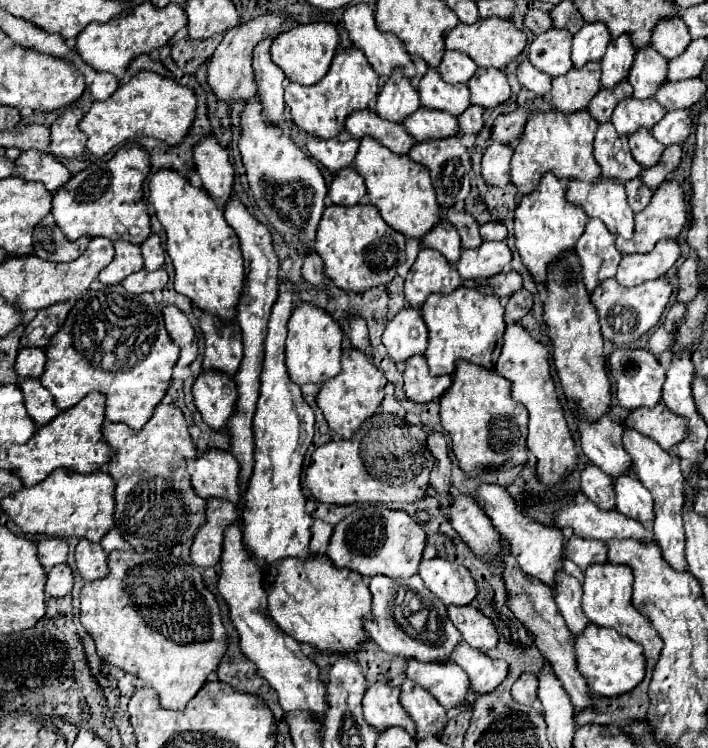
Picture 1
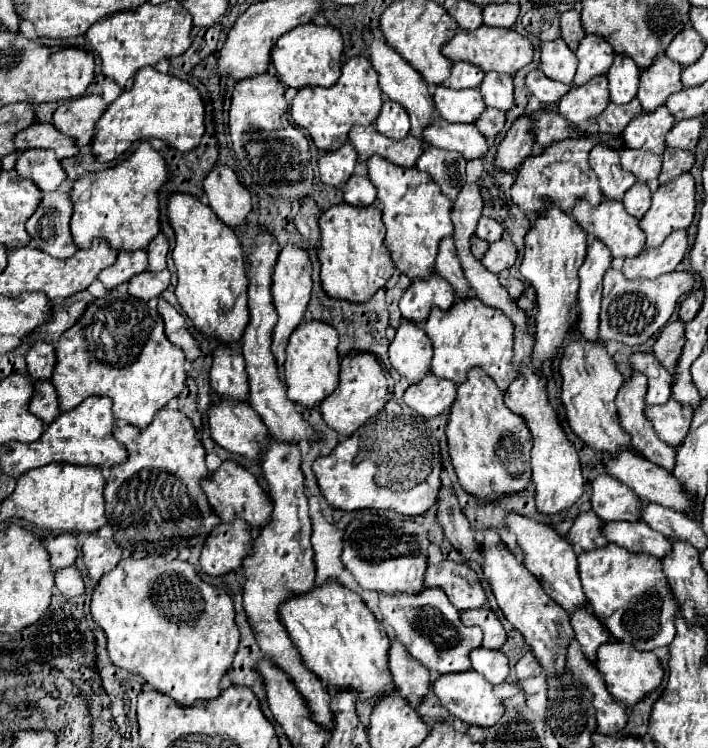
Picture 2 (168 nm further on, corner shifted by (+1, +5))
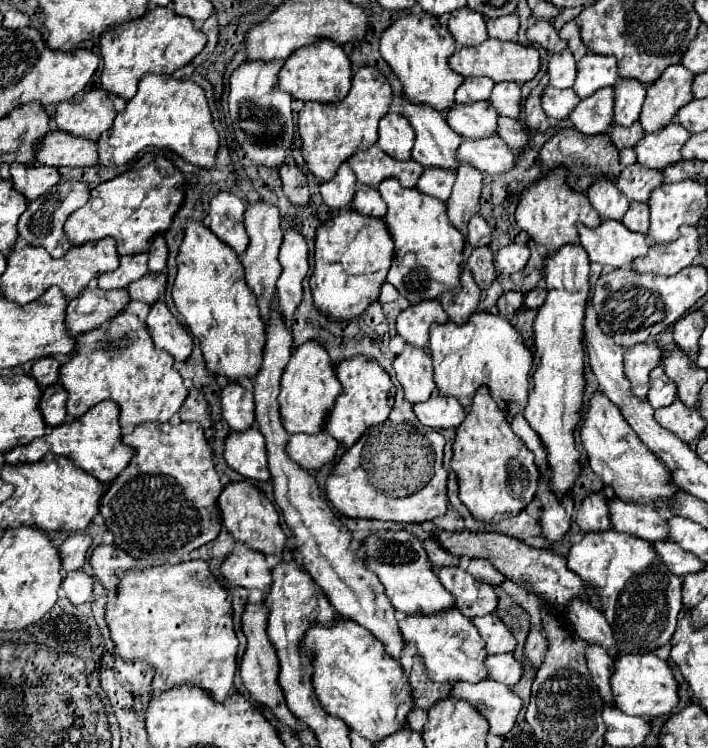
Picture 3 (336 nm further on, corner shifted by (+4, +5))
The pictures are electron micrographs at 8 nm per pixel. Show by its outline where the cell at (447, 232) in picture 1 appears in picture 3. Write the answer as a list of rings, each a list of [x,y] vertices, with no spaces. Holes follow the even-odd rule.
[[[468,269],[462,271],[460,281],[462,281],[460,293],[444,293],[440,297],[444,311],[448,313],[450,321],[454,321],[454,323],[466,323],[470,319],[470,315],[478,311],[478,303],[480,303],[480,297],[482,297],[482,291],[474,283],[472,273]]]

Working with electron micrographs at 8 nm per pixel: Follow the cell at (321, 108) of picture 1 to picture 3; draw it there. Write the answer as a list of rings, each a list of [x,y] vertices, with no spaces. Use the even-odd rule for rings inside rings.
[[[362,67],[352,77],[348,97],[338,105],[306,103],[298,117],[298,133],[302,139],[302,157],[320,183],[330,181],[338,167],[356,151],[368,149],[378,141],[378,121],[388,113],[392,91],[388,79],[376,67]]]

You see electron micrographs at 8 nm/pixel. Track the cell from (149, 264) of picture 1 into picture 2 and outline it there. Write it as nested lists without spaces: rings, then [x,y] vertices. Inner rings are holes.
[[[159,233],[149,245],[147,245],[147,255],[149,255],[149,271],[163,271],[165,269],[165,257],[169,251],[169,243],[163,233]]]

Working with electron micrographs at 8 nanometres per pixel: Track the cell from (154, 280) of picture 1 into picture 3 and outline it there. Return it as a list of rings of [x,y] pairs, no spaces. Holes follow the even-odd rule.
[[[148,273],[144,275],[144,279],[138,279],[136,283],[132,283],[132,287],[128,287],[132,299],[142,299],[148,305],[162,299],[164,291],[166,291],[166,273]]]

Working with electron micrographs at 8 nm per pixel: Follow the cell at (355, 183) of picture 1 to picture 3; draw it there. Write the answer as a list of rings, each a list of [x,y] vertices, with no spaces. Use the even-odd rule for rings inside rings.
[[[360,185],[356,195],[354,195],[354,201],[352,201],[352,211],[358,211],[358,213],[368,215],[368,217],[380,217],[380,219],[384,219],[384,215],[386,215],[386,203],[382,201],[380,193],[374,187]]]

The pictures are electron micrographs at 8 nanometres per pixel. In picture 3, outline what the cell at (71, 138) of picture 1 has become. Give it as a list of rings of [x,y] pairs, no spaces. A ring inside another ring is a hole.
[[[92,89],[80,103],[60,103],[56,107],[54,121],[62,131],[96,141],[104,131],[108,131],[108,127],[112,127],[114,117],[116,111],[112,105],[112,97],[104,89]]]

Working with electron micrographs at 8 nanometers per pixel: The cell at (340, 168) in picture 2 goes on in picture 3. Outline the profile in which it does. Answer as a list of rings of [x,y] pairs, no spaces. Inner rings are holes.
[[[344,163],[344,165],[340,165],[340,169],[332,181],[320,185],[320,193],[322,193],[324,203],[330,209],[342,209],[352,203],[352,195],[356,193],[356,187],[358,187],[356,175],[348,167],[348,163]]]

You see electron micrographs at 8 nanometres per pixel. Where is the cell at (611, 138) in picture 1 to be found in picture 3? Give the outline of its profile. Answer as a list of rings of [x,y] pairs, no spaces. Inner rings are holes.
[[[598,179],[588,191],[588,199],[602,219],[622,221],[624,213],[630,207],[628,199],[624,195],[620,195],[616,183],[612,183],[608,179]]]

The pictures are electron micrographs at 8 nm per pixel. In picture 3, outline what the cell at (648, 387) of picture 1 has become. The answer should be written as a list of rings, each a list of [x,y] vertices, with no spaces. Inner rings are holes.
[[[658,365],[650,373],[650,391],[648,391],[648,401],[654,409],[658,407],[668,407],[676,401],[676,383],[664,373],[664,367]]]

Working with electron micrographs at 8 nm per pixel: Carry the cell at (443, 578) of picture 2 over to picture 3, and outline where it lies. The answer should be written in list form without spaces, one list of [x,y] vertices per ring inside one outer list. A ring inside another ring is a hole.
[[[442,567],[438,571],[440,583],[456,597],[456,607],[464,617],[488,615],[498,607],[494,587],[474,579],[468,571],[458,567]]]

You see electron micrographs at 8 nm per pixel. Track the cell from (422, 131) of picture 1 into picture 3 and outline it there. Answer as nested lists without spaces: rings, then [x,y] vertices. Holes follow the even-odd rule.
[[[488,137],[480,141],[464,139],[458,147],[458,161],[472,163],[476,169],[488,175],[502,175],[516,165],[516,153],[500,137]]]

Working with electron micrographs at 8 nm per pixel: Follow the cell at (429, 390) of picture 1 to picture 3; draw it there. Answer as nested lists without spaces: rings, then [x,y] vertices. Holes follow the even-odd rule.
[[[432,395],[426,403],[414,405],[414,413],[424,427],[430,429],[458,429],[466,411],[456,399]]]

